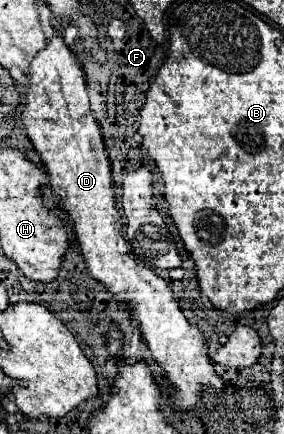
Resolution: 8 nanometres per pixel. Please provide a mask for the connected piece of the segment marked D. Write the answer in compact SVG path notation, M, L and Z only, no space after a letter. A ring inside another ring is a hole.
M54 34L48 40L48 46L38 52L38 60L32 62L28 80L28 102L22 110L22 120L28 130L28 138L38 150L48 172L50 186L44 188L44 192L54 196L58 208L62 208L72 220L80 252L92 278L98 280L112 298L130 312L132 318L138 320L138 328L152 352L152 358L162 368L168 384L176 388L172 410L178 414L184 410L196 410L202 390L210 388L218 394L224 390L224 380L214 372L204 334L196 326L188 324L168 282L128 256L102 132L90 110L84 72L76 64L62 36Z

